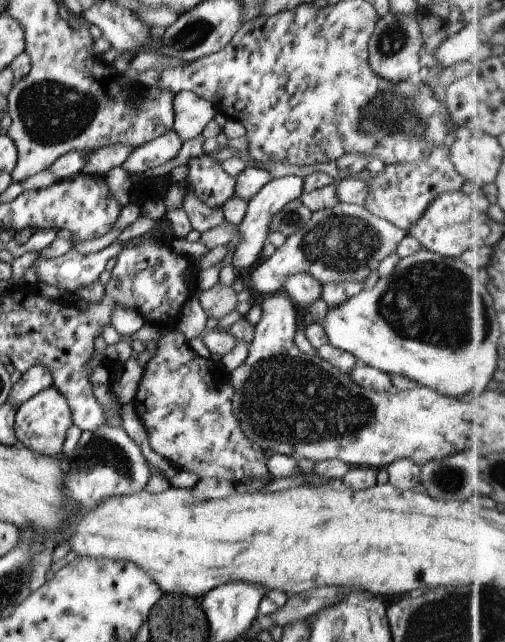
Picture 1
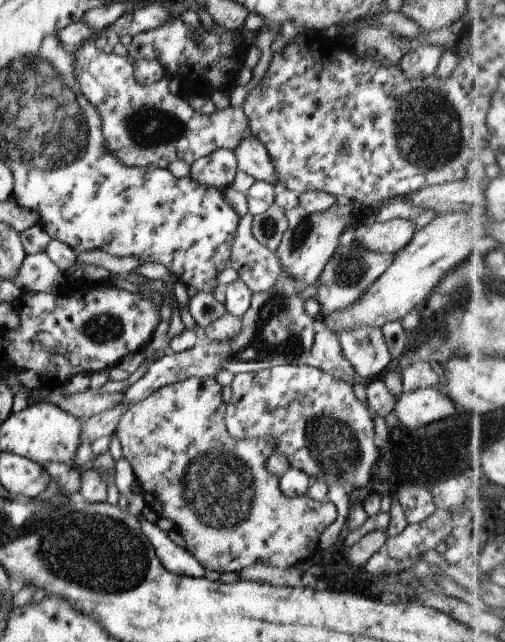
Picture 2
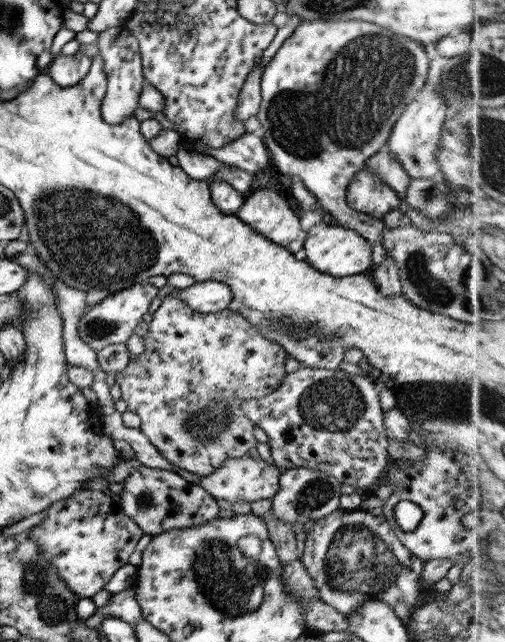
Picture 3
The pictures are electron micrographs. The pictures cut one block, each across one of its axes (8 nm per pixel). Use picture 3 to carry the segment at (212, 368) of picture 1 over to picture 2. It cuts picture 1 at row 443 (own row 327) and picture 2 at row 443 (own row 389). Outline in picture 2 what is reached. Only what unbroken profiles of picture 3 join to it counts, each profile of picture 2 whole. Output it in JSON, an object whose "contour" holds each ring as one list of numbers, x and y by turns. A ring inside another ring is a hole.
{"contour":[[189,377,185,380,175,382,175,384,168,384,158,388,157,391,151,392,149,396,146,396,145,400,129,406,129,408,126,408,125,412,121,414,117,428,115,428,113,433,117,436,117,440,119,440,122,458,125,458,131,465,134,480,140,489,139,493,141,493,143,497,145,508,151,509,158,517,169,519,172,522,172,528,182,537,185,543,183,548,207,571,211,570,219,574,223,574,223,572,233,572,238,575,243,568,253,566,253,564,257,564,257,562,280,569,291,568,303,561,309,562,311,556,318,553,319,548,317,543,319,542,319,534,321,534,325,528,331,526,331,523,335,520,335,507,328,498,315,501,304,494,289,498,279,490,279,486,277,486,278,477,271,476,271,474,265,470,265,462,267,462,267,458,271,456,271,452,275,449,275,440,269,438,269,436,265,436,265,438,262,439,233,440,233,438,227,434,227,429,224,425,226,404,221,400,221,387,222,386,217,384,214,377]]}

